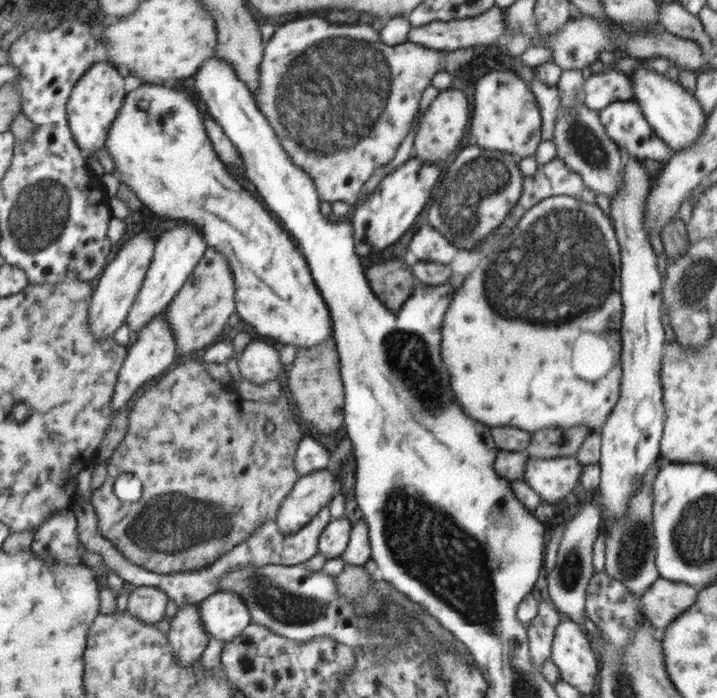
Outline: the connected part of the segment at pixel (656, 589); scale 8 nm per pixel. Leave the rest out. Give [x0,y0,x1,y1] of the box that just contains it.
[639,577,699,632]

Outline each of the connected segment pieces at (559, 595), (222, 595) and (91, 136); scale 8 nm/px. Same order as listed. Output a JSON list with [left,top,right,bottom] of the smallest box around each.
[[541,501,602,622],[200,591,253,643],[68,58,127,160]]

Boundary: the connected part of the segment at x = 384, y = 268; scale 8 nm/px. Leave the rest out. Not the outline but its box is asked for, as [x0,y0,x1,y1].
[364,260,416,312]

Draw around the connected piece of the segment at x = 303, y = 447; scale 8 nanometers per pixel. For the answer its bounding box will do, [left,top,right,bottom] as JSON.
[295,433,331,476]

